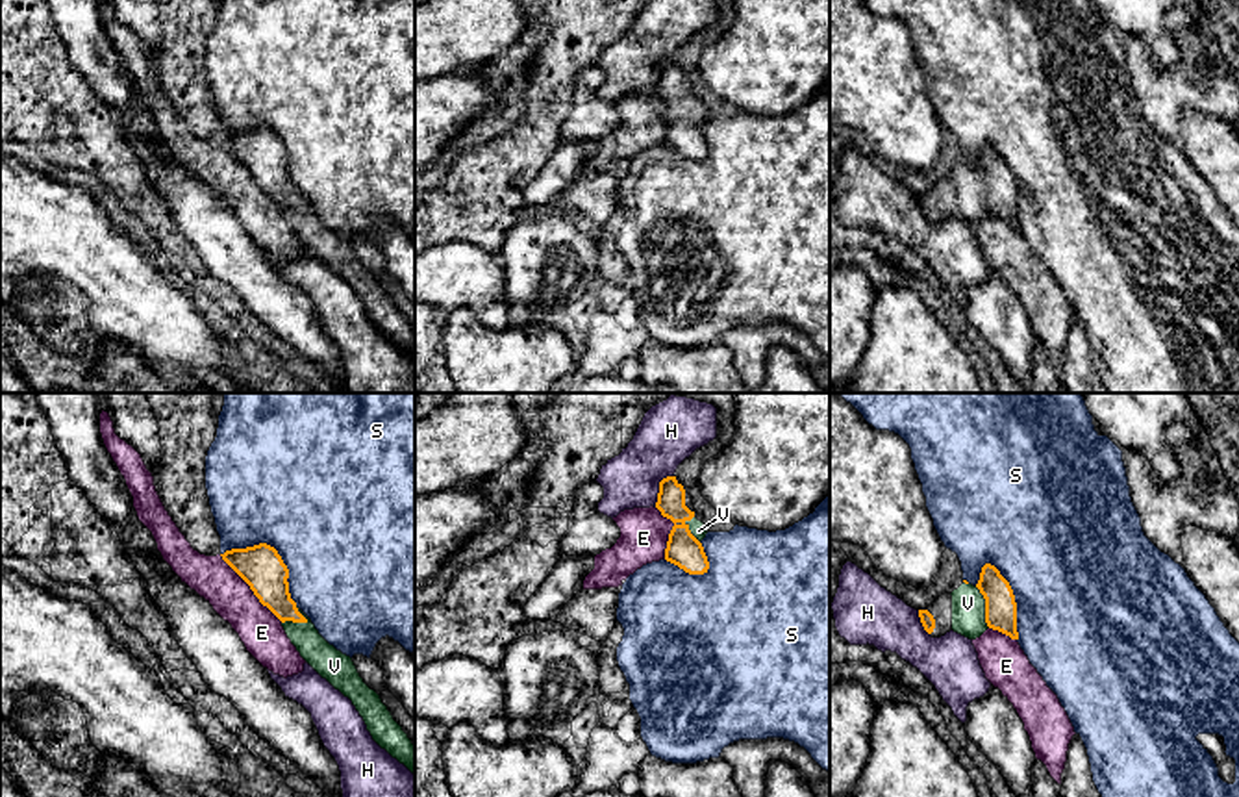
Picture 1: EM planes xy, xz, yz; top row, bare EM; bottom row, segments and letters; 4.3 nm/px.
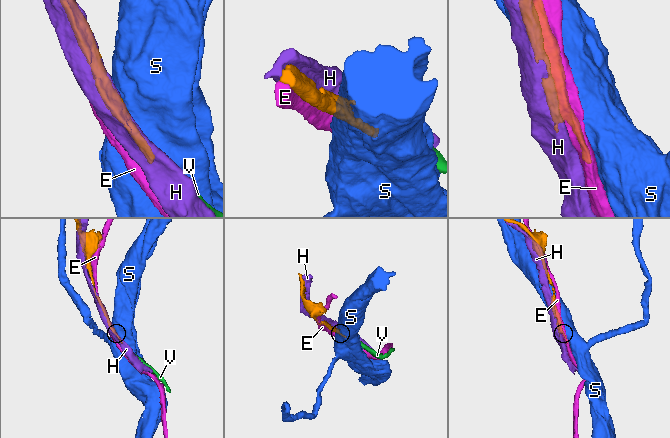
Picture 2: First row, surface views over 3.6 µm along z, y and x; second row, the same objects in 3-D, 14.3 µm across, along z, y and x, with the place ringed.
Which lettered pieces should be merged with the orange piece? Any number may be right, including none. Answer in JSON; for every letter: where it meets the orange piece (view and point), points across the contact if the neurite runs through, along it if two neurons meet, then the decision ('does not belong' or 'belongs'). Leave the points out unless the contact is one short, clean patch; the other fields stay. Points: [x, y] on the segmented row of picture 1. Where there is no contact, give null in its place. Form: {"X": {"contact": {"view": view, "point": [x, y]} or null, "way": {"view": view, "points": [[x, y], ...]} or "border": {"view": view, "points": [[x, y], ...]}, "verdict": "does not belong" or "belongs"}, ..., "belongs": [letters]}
{"E": {"contact": {"view": "xy", "point": [250, 588]}, "verdict": "does not belong"}, "H": {"contact": {"view": "xz", "point": [660, 488]}, "verdict": "does not belong"}, "S": {"contact": {"view": "xy", "point": [276, 551]}, "verdict": "does not belong"}, "V": {"contact": {"view": "yz", "point": [986, 607]}, "verdict": "belongs"}, "belongs": ["V"]}

